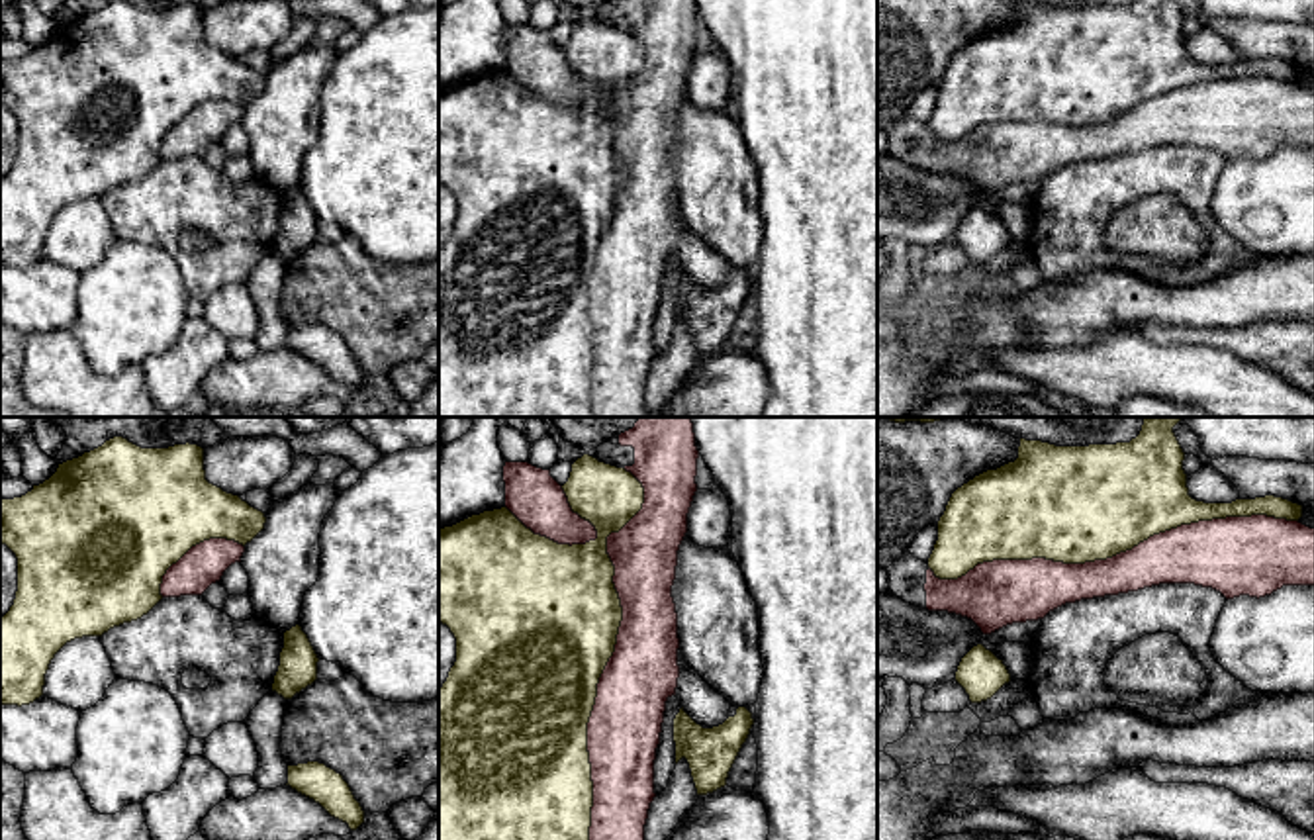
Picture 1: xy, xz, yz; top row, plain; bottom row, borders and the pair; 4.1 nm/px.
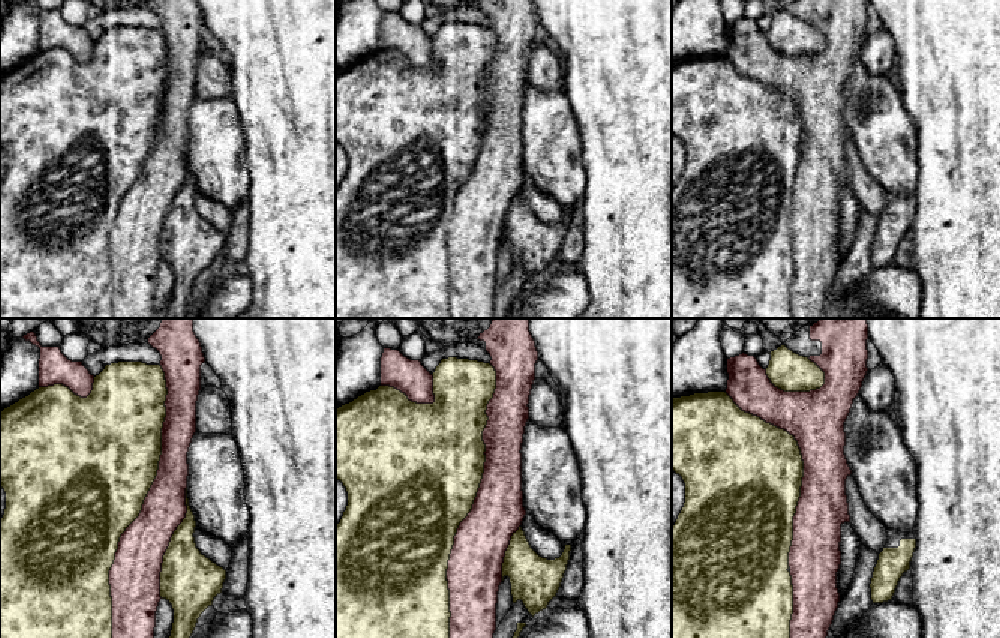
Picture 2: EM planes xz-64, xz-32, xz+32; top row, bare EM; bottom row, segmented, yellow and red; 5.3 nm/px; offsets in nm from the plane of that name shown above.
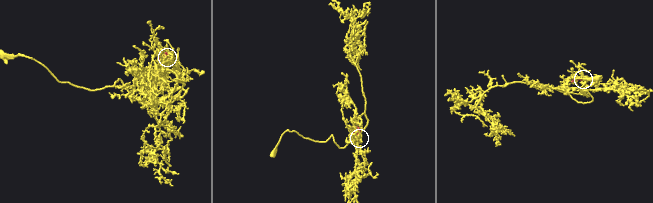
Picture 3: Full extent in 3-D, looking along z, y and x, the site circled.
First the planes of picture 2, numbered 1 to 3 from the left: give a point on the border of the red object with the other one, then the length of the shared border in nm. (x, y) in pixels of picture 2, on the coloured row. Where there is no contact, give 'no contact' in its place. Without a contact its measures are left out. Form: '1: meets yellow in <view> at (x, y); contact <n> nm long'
1: meets yellow in xz-64 at (143, 502); contact 1500 nm long
2: meets yellow in xz-32 at (474, 499); contact 1500 nm long
3: meets yellow in xz+32 at (802, 467); contact 1000 nm long

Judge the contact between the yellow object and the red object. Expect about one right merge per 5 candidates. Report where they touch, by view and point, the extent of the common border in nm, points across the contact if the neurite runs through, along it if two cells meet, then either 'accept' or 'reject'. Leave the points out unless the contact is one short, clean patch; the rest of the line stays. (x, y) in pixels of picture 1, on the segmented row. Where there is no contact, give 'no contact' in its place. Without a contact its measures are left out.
contact xz (613, 651); length 1550 nm; reject

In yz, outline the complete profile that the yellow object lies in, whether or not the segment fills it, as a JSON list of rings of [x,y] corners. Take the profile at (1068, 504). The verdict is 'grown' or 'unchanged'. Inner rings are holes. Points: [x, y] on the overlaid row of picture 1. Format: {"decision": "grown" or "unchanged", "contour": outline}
{"decision": "unchanged", "contour": [[[1144,417],[1142,431],[1130,443],[1056,446],[1042,441],[1020,439],[1018,458],[997,470],[987,470],[958,488],[938,521],[938,540],[928,558],[928,568],[940,580],[958,580],[977,564],[993,560],[1046,558],[1063,564],[1106,560],[1132,550],[1153,535],[1198,521],[1267,515],[1298,521],[1302,505],[1283,497],[1265,495],[1236,499],[1232,503],[1204,503],[1189,495],[1183,470],[1185,452],[1173,433],[1181,417]]]}

